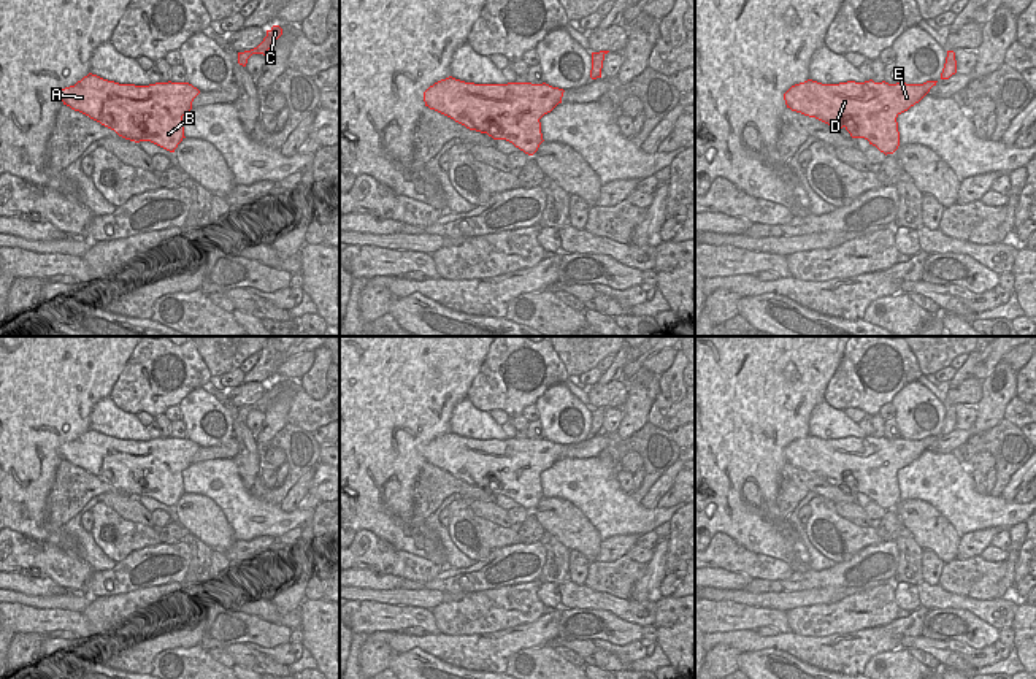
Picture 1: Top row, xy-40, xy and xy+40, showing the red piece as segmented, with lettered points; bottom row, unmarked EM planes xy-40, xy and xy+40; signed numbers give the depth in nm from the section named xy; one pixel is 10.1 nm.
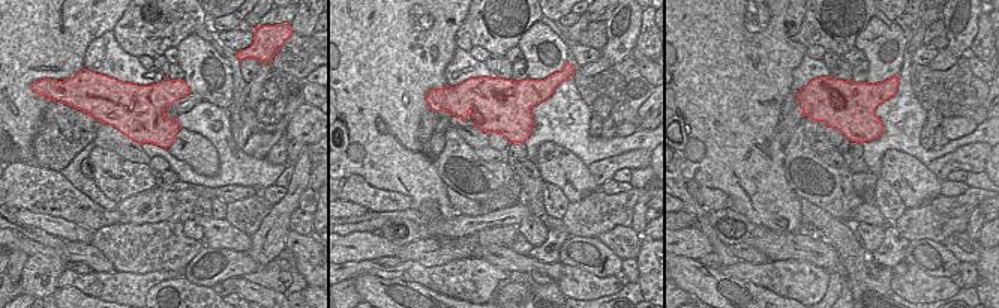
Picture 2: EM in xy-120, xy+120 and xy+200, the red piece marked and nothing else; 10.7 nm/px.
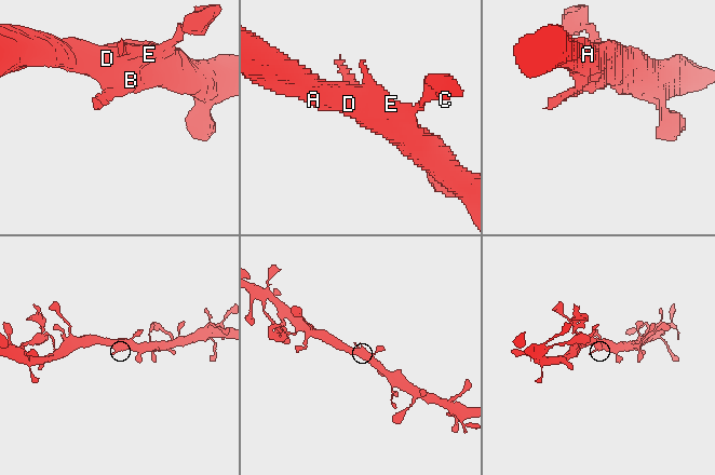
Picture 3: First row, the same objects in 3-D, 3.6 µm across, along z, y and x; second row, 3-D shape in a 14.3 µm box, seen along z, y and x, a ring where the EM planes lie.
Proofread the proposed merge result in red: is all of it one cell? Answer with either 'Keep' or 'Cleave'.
Keep

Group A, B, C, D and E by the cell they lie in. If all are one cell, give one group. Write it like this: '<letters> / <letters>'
A B C D E

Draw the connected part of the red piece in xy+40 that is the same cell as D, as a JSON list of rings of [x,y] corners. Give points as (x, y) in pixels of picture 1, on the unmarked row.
[[[808,435],[792,441],[784,455],[792,466],[835,484],[844,482],[852,493],[865,493],[887,511],[900,501],[896,473],[919,458],[936,438],[888,439],[869,435],[822,439]]]

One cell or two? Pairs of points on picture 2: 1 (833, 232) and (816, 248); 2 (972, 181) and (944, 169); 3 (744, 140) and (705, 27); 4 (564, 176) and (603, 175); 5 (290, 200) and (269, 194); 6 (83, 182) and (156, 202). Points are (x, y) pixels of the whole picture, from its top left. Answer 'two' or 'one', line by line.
1: two
2: two
3: one
4: two
5: two
6: two

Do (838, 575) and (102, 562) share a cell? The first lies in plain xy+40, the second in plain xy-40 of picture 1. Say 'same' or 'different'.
different

